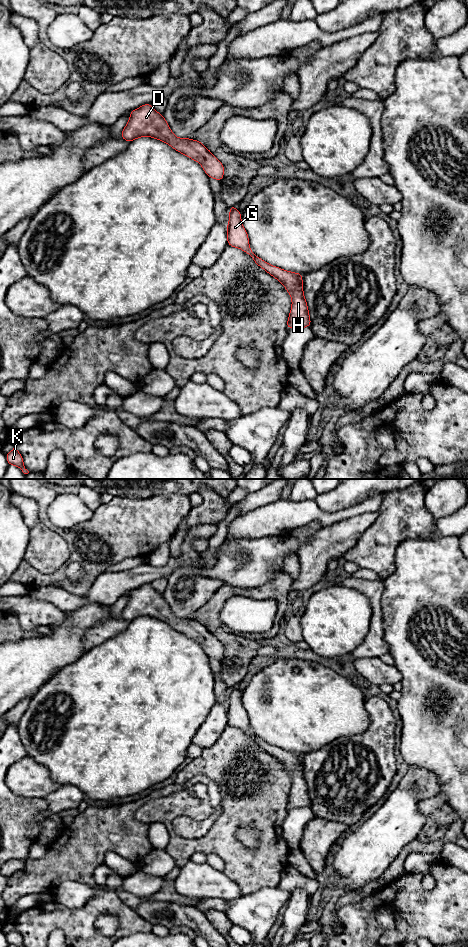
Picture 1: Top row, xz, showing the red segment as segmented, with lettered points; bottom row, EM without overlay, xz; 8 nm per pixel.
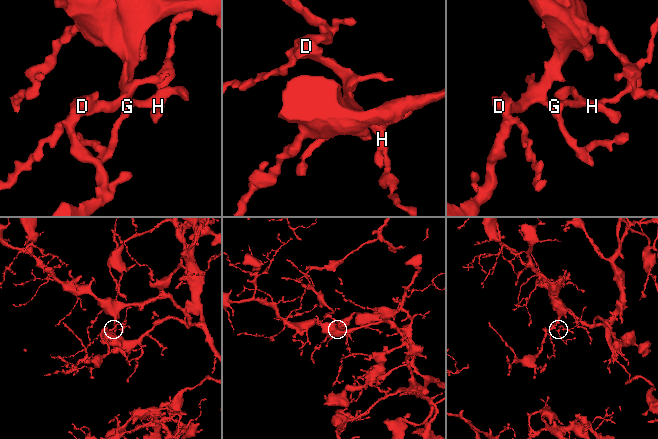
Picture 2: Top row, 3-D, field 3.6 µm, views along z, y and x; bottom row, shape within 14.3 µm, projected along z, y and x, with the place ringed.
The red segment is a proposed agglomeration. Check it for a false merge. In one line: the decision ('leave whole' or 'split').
leave whole

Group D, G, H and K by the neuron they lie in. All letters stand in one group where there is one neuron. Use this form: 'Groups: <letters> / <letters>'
Groups: D G H K

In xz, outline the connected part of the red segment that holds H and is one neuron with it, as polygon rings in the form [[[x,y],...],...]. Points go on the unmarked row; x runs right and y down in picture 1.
[[[236,686],[228,689],[230,691],[229,703],[227,705],[228,725],[242,729],[249,734],[258,746],[275,757],[287,769],[292,779],[287,808],[305,808],[310,806],[311,800],[303,773],[303,754],[280,749],[257,737],[250,729],[247,712],[241,702],[241,692],[237,691]]]

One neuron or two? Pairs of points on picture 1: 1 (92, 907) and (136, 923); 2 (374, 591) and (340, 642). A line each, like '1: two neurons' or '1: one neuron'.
1: one neuron
2: two neurons

